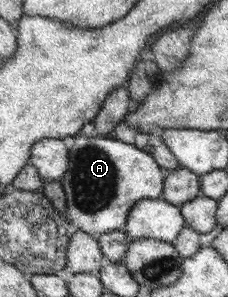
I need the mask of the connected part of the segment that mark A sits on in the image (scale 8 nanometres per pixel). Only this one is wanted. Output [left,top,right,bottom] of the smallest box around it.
[59,133,202,236]

